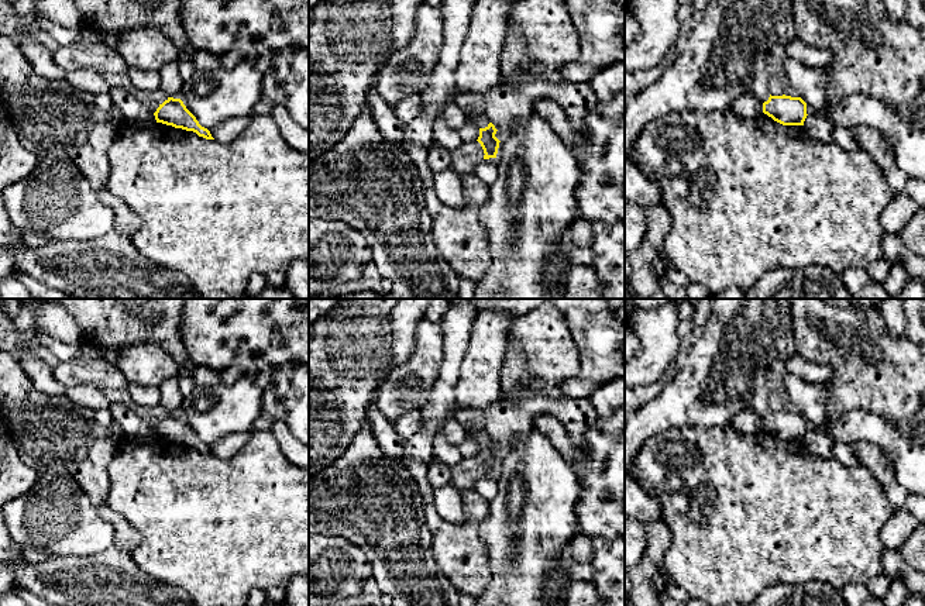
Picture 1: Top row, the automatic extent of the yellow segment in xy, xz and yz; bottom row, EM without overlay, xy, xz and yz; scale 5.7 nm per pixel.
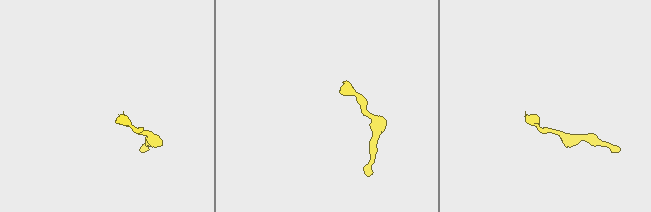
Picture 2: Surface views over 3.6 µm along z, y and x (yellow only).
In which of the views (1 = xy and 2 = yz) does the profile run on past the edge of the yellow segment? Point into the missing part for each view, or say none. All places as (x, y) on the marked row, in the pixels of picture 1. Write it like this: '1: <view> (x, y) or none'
1: none
2: yz (726, 52)

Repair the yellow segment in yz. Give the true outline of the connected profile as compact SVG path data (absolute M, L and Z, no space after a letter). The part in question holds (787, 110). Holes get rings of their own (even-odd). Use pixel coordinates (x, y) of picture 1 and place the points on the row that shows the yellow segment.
M709 0L695 27L688 48L661 78L625 106L625 158L643 131L644 124L668 113L709 113L728 110L743 93L763 101L763 113L783 125L804 125L807 103L801 97L771 96L766 58L774 44L797 38L792 0Z

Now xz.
M481 114L474 116L468 120L479 127L479 137L477 141L484 149L484 159L496 158L501 141L495 137L498 131L495 125L488 120L488 117Z

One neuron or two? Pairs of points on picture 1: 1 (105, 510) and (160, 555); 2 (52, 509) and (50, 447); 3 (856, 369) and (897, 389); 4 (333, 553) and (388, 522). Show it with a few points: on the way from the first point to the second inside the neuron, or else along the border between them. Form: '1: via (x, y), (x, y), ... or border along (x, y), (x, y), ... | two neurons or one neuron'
1: border along (120, 513), (140, 536), (140, 543), (131, 551) | two neurons
2: border along (66, 470), (40, 474) | two neurons
3: via (866, 371), (876, 381), (887, 381) | one neuron
4: border along (323, 533), (343, 536), (354, 543), (371, 570) | two neurons

